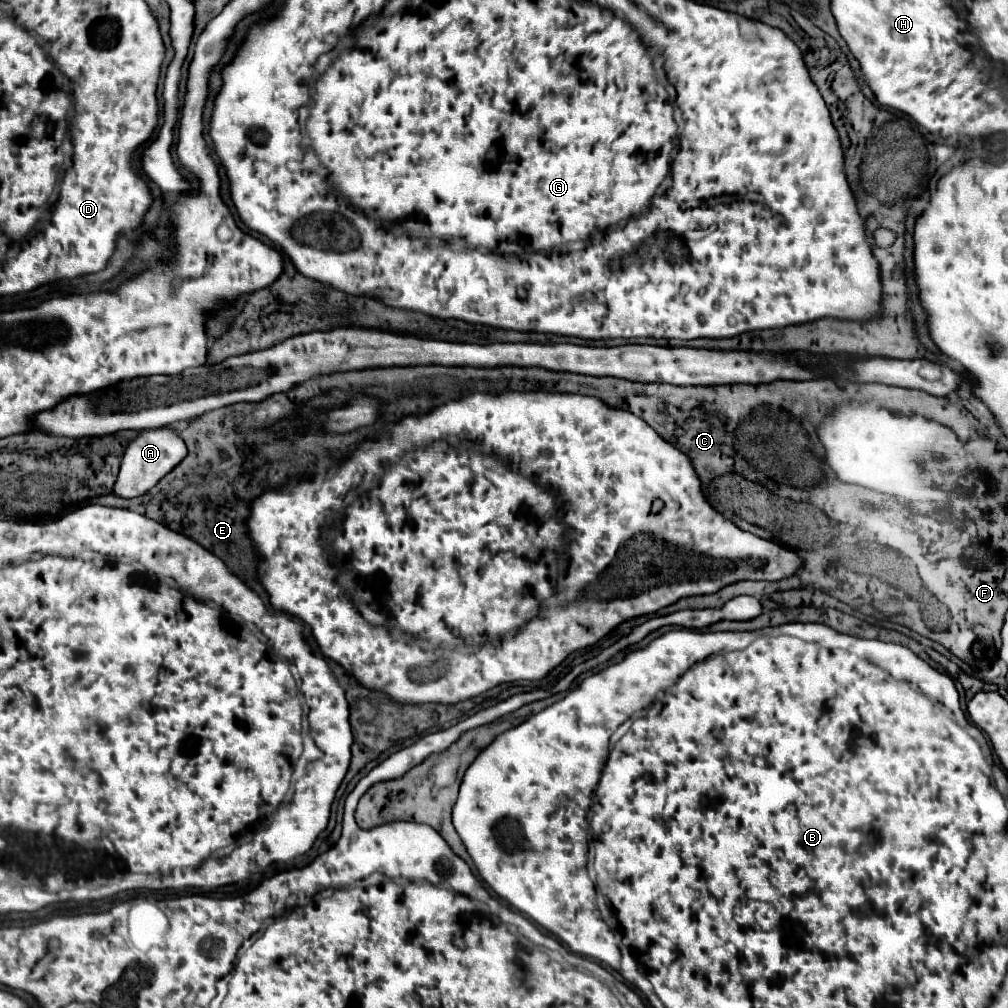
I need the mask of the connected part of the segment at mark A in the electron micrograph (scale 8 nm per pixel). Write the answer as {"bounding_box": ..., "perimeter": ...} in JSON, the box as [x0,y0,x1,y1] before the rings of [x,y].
{"bounding_box":[113,427,187,499],"perimeter":[[[169,427],[165,429],[157,429],[157,431],[141,431],[127,447],[121,459],[121,471],[115,483],[113,493],[117,497],[123,499],[131,499],[131,497],[139,497],[145,495],[151,487],[155,487],[177,463],[181,463],[181,459],[185,459],[187,455],[187,447],[185,441],[181,439],[181,435]]]}

